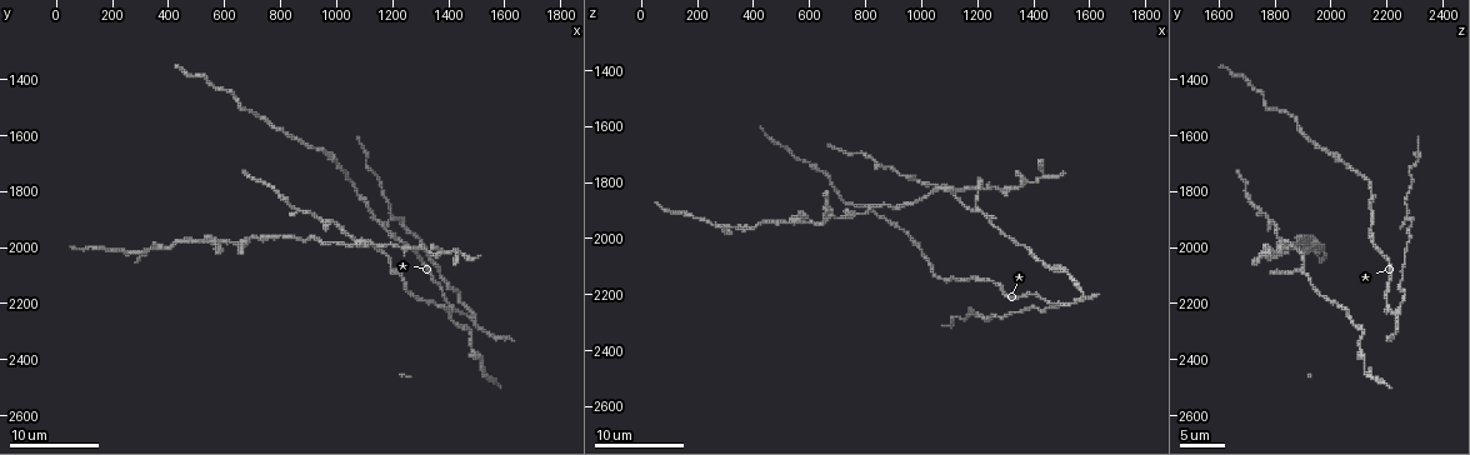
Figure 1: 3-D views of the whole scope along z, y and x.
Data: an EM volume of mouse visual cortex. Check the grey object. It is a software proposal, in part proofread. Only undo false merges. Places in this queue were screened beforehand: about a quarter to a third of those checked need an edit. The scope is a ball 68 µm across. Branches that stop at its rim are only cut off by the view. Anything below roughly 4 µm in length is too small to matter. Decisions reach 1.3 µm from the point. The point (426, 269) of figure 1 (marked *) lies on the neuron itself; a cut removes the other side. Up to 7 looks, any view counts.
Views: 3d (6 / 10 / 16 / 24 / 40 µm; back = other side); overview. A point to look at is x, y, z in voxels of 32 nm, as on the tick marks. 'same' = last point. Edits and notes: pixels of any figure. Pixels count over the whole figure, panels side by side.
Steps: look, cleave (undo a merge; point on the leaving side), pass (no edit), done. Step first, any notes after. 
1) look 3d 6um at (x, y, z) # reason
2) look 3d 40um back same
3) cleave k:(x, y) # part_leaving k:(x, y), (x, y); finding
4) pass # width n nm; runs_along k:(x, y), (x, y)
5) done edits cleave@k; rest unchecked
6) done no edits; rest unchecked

look 3d 16um at (1440, 2280, 2080)

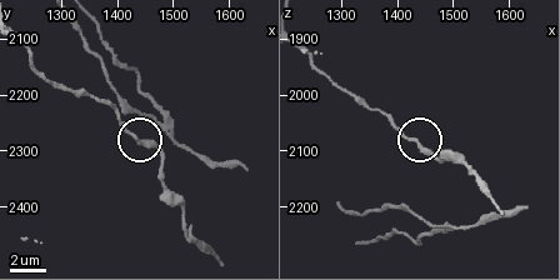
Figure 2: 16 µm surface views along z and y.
look 3d 16um back at (1445, 2285, 2090)

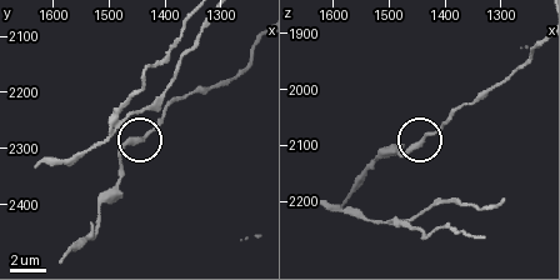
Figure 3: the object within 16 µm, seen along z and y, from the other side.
pass # width 270 nm; all the same neuron

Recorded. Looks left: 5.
look 3d 10um at (1480, 2230, 2250) # a fork

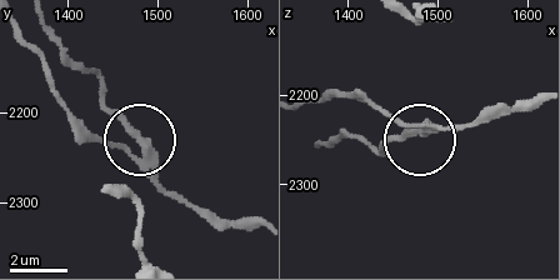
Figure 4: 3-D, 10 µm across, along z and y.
cleave 4:(125, 130) # part_leaving 4:(149, 166), (141, 140), (48, 25); two neurons meet here

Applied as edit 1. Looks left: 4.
look overview

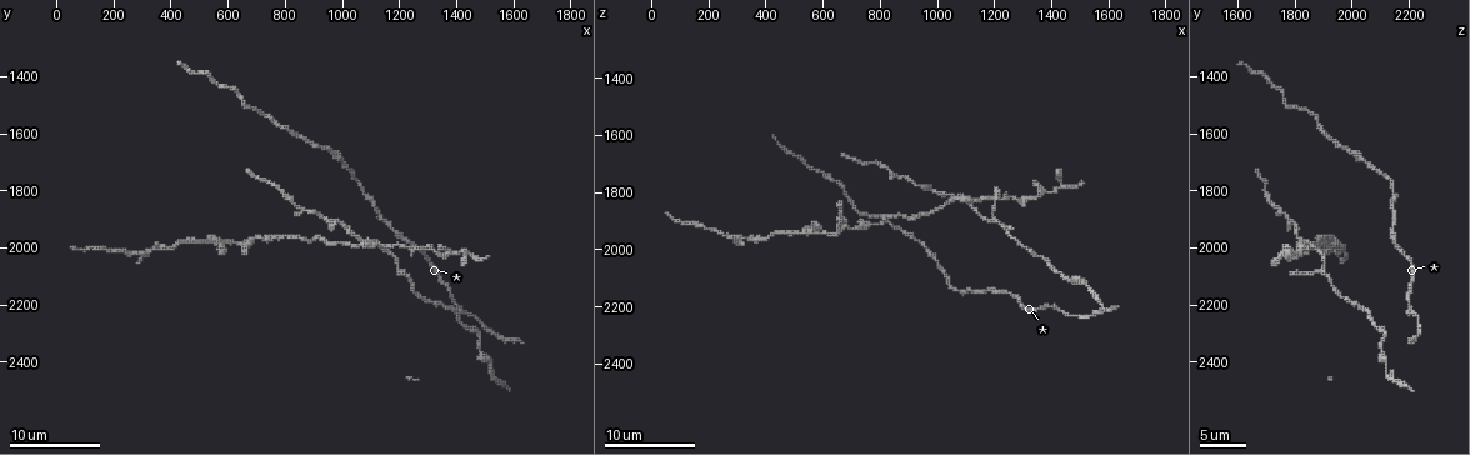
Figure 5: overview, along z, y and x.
look 3d 16um at (1110, 1990, 1830) # two arms in line, one across

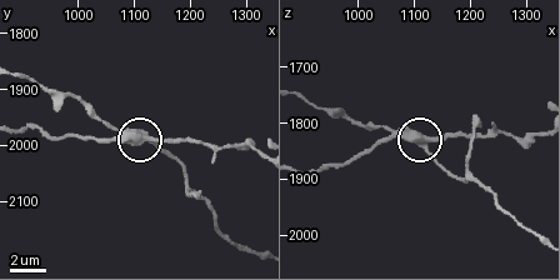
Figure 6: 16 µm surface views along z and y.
cleave 6:(439, 138) # width 370 nm; part_leaving 6:(411, 136), (381, 140), (345, 160), (301, 170); two neurons meet here

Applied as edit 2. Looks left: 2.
done edits cleave@4, cleave@6; rest unchecked

